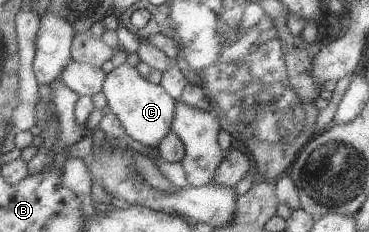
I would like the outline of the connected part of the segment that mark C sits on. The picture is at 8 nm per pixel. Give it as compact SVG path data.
M126 63L114 69L108 74L103 92L108 98L109 106L135 141L157 150L174 131L180 102L173 98L165 86L145 78L137 67Z

